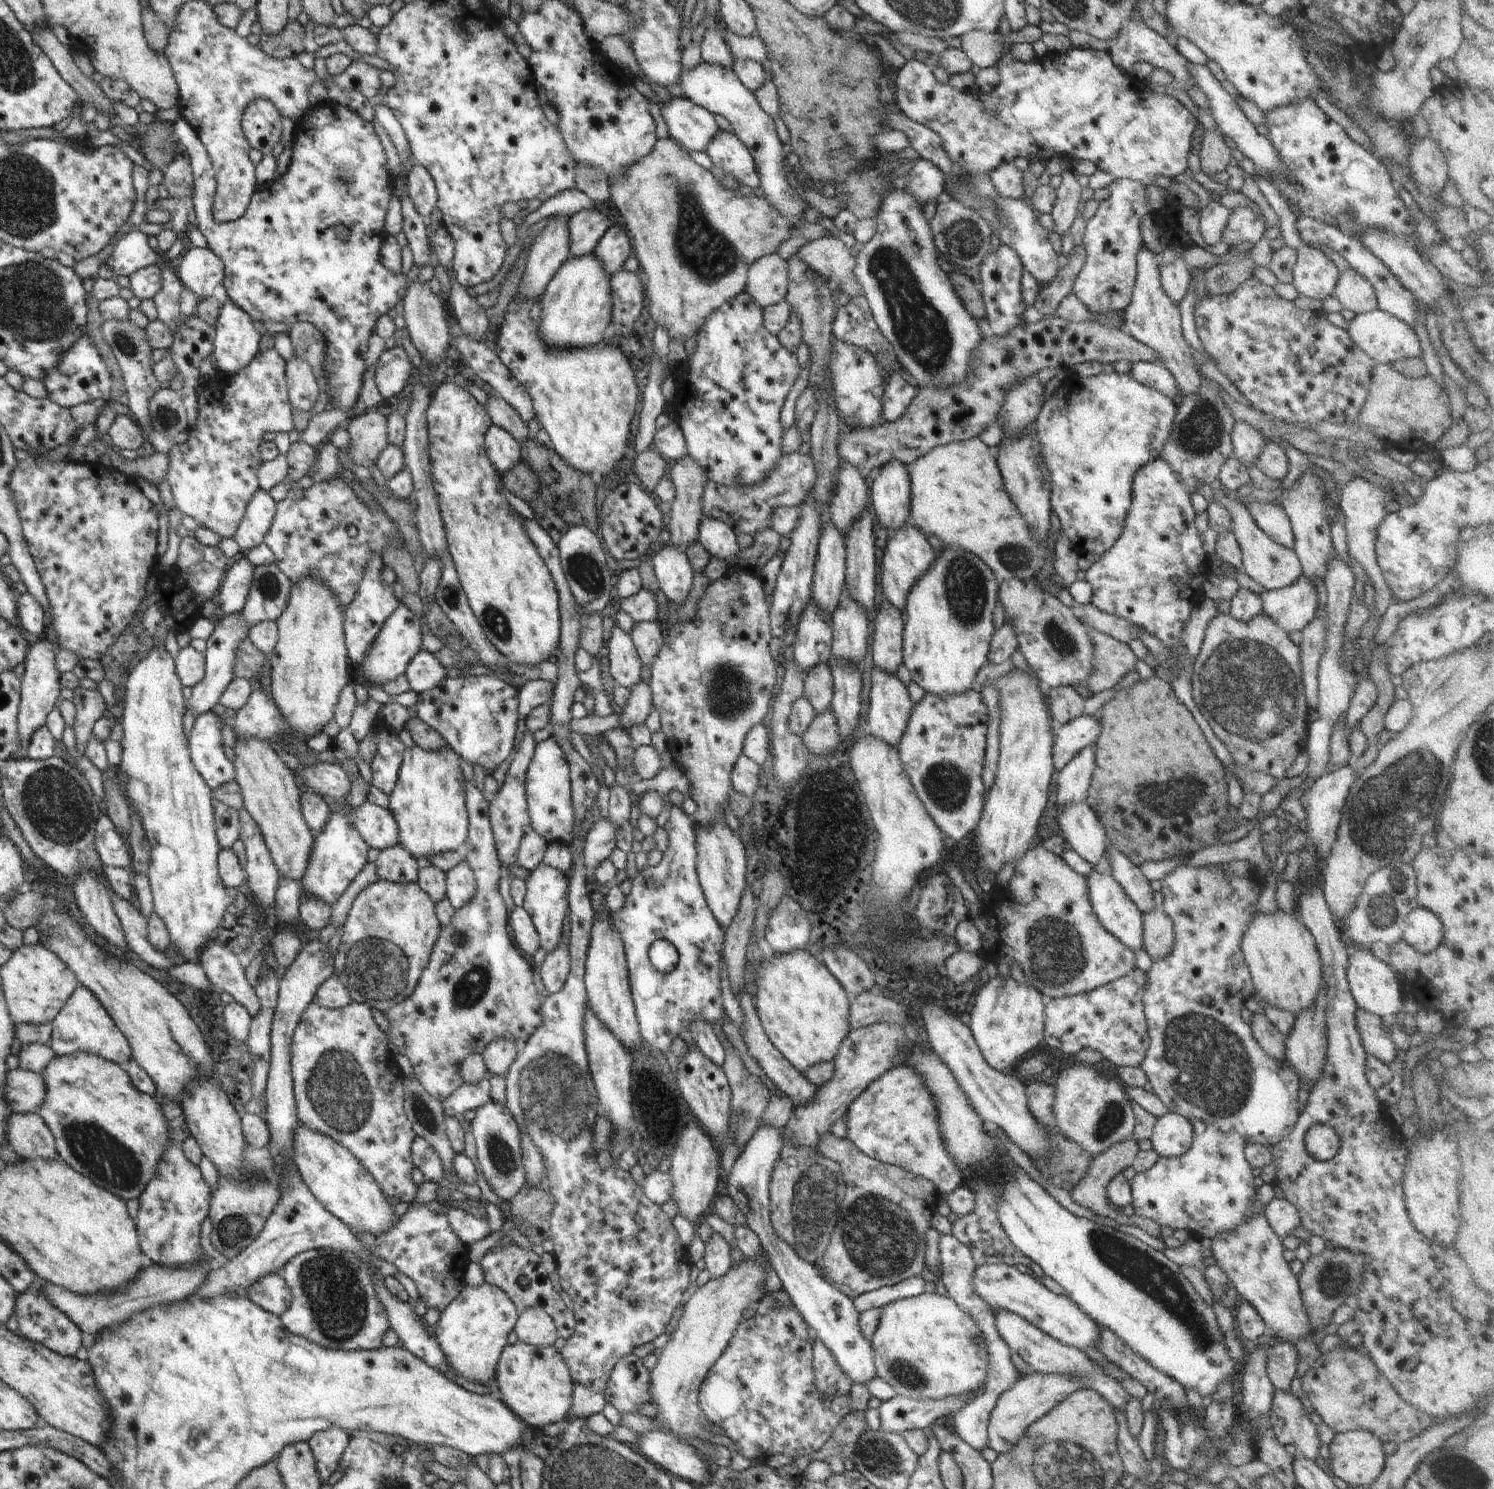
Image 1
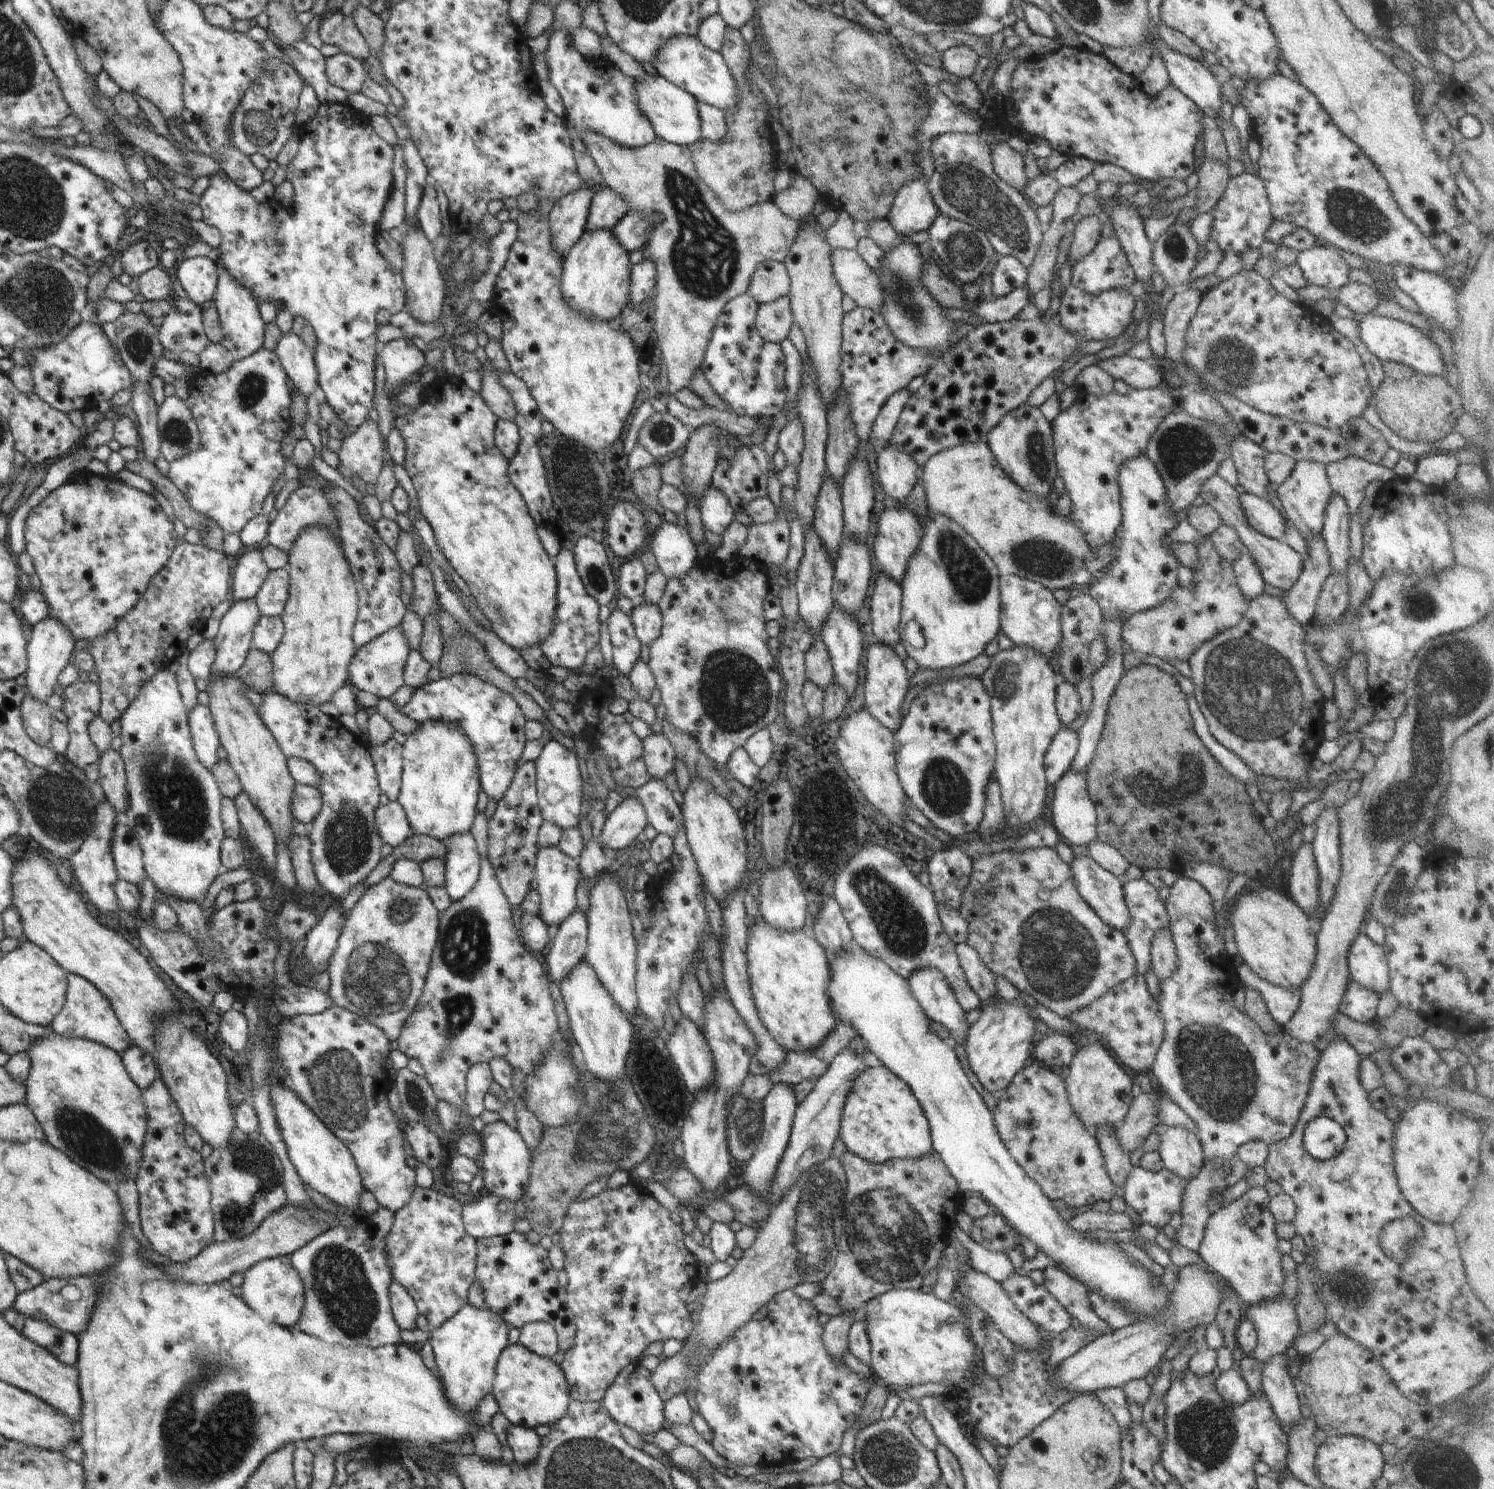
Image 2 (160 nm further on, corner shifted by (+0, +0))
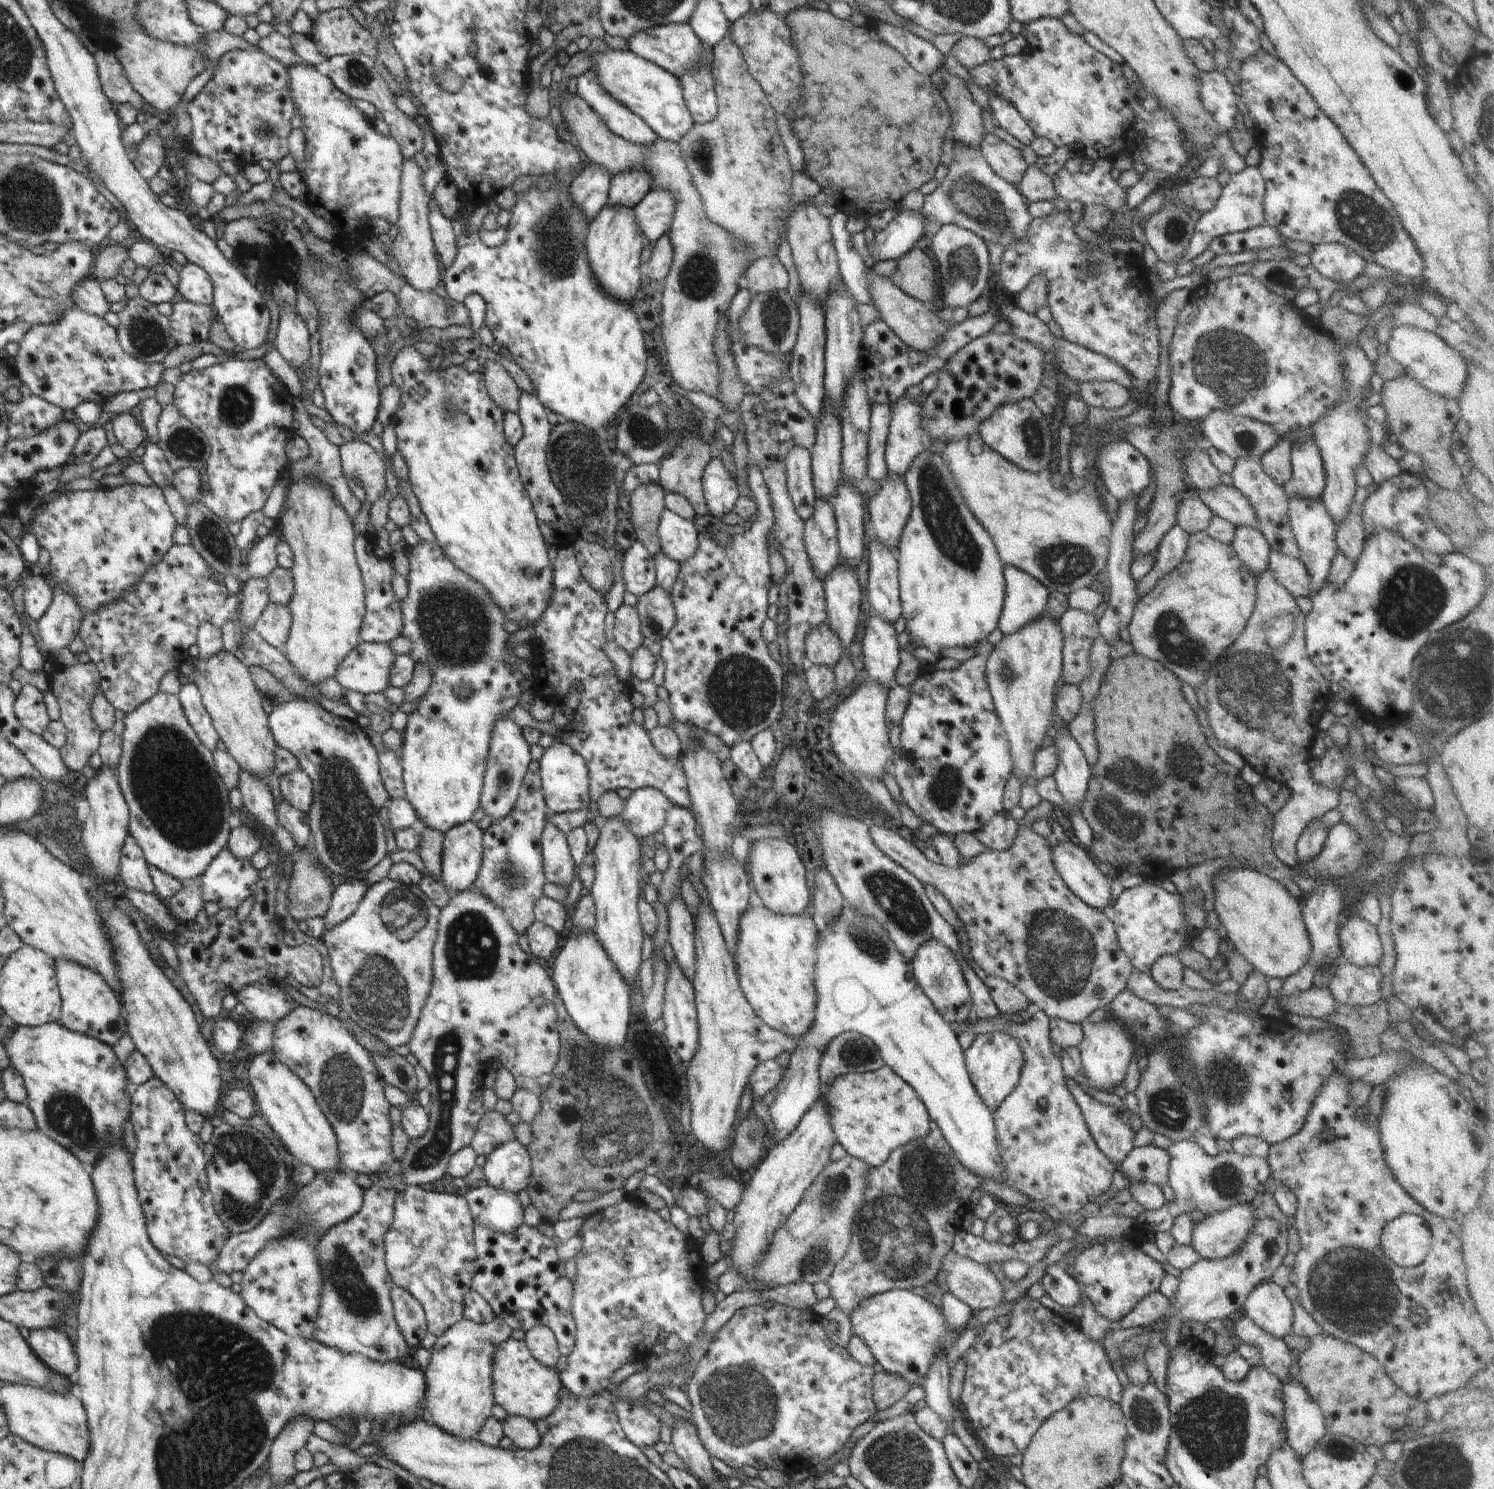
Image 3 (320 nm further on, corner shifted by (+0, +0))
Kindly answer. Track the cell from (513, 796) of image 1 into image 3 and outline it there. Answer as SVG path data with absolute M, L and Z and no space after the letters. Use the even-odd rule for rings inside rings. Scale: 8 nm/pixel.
M532 761L529 764L528 772L526 772L523 778L512 812L507 817L494 820L483 831L483 853L479 875L474 884L468 888L470 891L474 890L474 888L479 889L488 900L491 900L498 908L501 908L518 936L524 934L528 930L528 927L535 921L534 907L538 900L542 898L543 886L547 883L546 875L542 868L541 834L550 810L543 796L544 789L539 773L539 762Z

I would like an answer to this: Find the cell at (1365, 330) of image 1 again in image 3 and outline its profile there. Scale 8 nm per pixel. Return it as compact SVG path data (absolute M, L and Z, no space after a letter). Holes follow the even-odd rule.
M1400 325L1393 329L1387 345L1390 356L1404 367L1408 377L1430 392L1459 402L1469 375L1467 362L1436 333L1420 330L1412 325Z

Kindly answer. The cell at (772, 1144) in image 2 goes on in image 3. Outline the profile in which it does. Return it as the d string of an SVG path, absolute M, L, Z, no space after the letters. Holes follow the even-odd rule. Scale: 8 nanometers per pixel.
M848 904L840 914L822 930L818 930L818 956L814 965L815 1019L812 1026L796 1038L797 1045L791 1052L790 1063L776 1088L776 1099L769 1107L775 1132L775 1141L784 1140L802 1120L814 1102L822 1096L819 1064L827 1044L839 1034L854 1031L871 1038L881 1057L904 1082L907 1082L922 1099L932 1121L940 1127L956 1158L985 1181L1003 1182L1003 1162L996 1142L993 1112L982 1102L969 1077L965 1054L958 1043L958 1036L924 994L913 973L911 963L899 951L887 928L873 916L863 915Z

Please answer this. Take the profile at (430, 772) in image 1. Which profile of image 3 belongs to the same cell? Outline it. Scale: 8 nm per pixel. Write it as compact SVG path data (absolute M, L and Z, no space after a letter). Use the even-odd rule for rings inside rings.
M423 540L416 546L408 546L406 556L408 556L410 562L410 571L408 575L404 576L408 583L408 594L403 600L399 601L403 620L401 635L406 636L412 642L412 647L408 655L412 657L415 663L425 664L432 671L432 674L428 690L426 690L423 698L418 702L416 710L407 716L407 725L402 734L399 752L405 786L404 798L412 805L420 820L429 827L444 833L451 826L470 821L476 809L479 808L479 796L483 789L483 778L490 750L489 746L493 726L500 717L508 715L512 708L516 704L519 704L520 694L522 694L522 680L529 676L524 662L516 657L513 649L508 647L508 636L510 636L510 633L504 629L504 624L510 621L509 618L504 614L499 604L496 604L496 601L482 584L477 583L472 577L469 577L465 572L456 568L456 565L452 564L452 561L443 553L443 550L436 542L431 543L430 541Z

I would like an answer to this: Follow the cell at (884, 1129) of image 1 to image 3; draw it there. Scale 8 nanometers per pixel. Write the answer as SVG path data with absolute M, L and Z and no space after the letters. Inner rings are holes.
M888 1065L867 1073L848 1073L833 1078L827 1085L822 1085L822 1096L827 1107L832 1130L837 1142L847 1154L861 1158L871 1167L884 1164L890 1153L900 1145L911 1140L924 1138L929 1131L930 1115L922 1099L907 1082L904 1082Z

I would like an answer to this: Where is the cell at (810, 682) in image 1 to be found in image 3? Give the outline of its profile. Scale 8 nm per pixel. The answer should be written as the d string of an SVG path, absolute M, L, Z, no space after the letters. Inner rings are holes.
M827 622L808 631L805 638L805 656L809 664L832 668L843 655L843 644Z

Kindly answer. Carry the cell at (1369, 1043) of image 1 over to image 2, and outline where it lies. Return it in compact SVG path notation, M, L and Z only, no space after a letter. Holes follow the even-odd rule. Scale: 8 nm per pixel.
M1350 978L1339 1004L1339 1011L1359 1023L1370 1024L1376 1015L1379 996Z

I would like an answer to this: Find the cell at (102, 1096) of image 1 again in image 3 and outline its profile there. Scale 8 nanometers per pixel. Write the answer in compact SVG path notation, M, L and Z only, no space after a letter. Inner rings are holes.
M56 1021L35 1027L14 1025L11 1031L6 1031L2 1045L10 1060L9 1066L19 1072L25 1082L26 1105L33 1112L37 1128L48 1138L60 1141L87 1168L101 1155L110 1139L123 1138L122 1124L129 1118L134 1084L126 1082L127 1072L109 1044L67 1029Z

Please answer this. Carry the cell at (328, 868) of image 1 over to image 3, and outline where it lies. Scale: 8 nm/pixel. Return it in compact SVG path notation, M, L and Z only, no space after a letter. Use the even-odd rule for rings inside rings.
M304 699L273 701L268 724L278 746L291 752L312 783L312 804L307 812L311 828L312 845L318 864L334 881L364 879L371 868L386 856L386 836L380 823L380 808L391 799L384 788L379 771L379 758L372 746L369 734L356 721L334 716L319 704Z

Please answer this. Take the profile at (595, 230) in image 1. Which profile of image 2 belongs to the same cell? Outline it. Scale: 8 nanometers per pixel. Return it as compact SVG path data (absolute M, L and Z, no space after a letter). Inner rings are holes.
M603 184L602 188L593 196L589 215L587 218L587 230L610 229L629 211L626 201L623 201L615 190Z

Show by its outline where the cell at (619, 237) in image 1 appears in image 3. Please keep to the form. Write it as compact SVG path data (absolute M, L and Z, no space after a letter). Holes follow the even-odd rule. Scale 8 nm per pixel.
M652 189L634 207L636 220L648 245L668 234L676 212L677 196L668 189Z

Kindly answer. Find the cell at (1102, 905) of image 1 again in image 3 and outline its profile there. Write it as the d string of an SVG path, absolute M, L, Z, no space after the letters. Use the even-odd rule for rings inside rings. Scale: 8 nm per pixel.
M1052 835L1047 839L1053 848L1054 868L1066 886L1092 908L1110 908L1112 882L1090 859L1086 849L1069 840L1058 841Z

